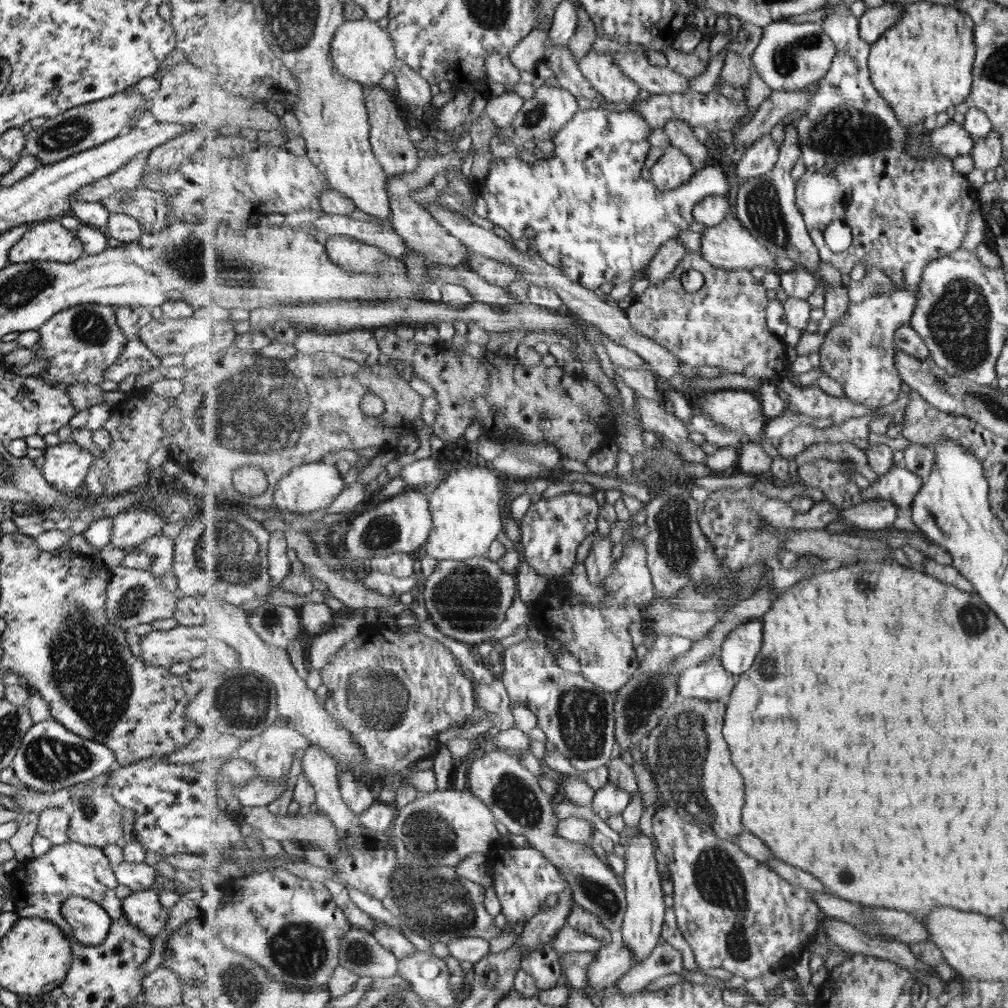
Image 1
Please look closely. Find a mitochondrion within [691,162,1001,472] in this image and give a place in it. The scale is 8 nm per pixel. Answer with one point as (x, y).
(959, 321)

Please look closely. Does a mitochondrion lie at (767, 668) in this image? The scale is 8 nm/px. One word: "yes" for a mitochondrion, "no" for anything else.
yes

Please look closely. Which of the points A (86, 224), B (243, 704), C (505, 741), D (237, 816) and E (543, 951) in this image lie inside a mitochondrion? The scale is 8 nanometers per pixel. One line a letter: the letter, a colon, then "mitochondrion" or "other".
A: other
B: mitochondrion
C: other
D: other
E: other

